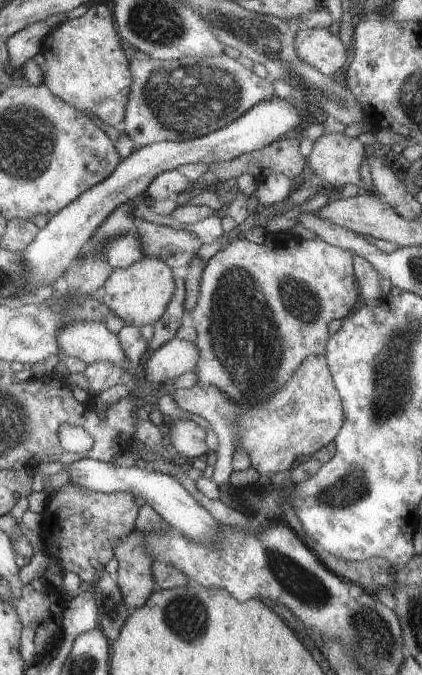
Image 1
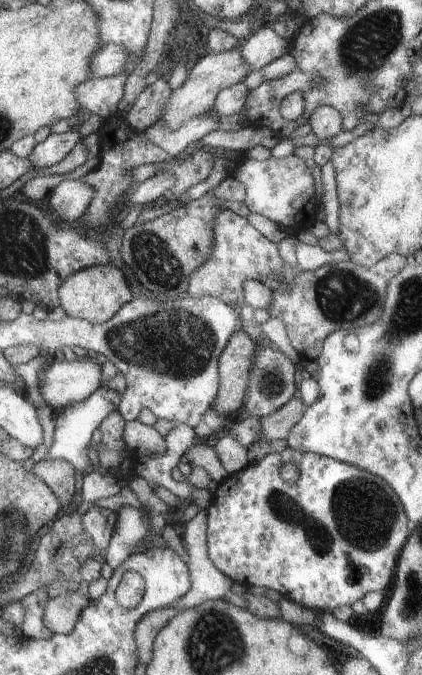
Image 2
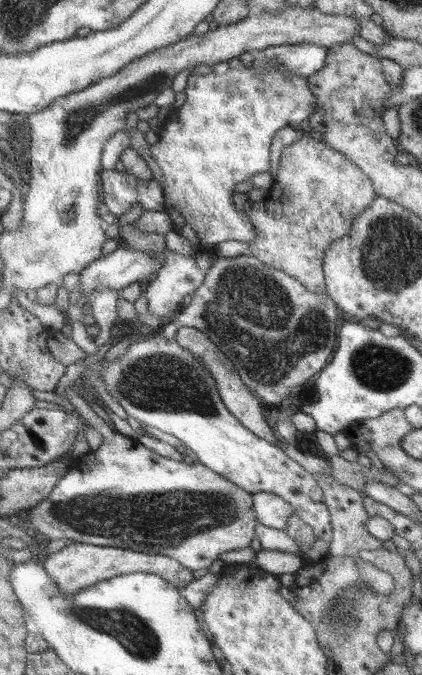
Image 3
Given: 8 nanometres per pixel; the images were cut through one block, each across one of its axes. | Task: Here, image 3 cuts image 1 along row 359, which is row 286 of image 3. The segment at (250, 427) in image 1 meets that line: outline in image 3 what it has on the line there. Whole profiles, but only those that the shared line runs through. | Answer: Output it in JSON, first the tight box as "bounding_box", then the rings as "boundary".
{"bounding_box":[247,133,378,294],"boundary":[[[304,133],[302,138],[298,141],[286,145],[282,149],[282,156],[278,164],[278,172],[276,172],[276,179],[272,185],[269,196],[264,200],[264,202],[251,202],[250,210],[247,211],[247,216],[256,228],[258,236],[254,242],[249,244],[249,250],[247,255],[252,256],[256,259],[260,259],[267,266],[273,267],[276,270],[282,270],[286,272],[289,276],[292,276],[294,279],[297,279],[303,286],[309,288],[310,291],[313,291],[315,294],[326,294],[327,287],[325,286],[325,275],[323,272],[323,255],[327,250],[327,247],[333,242],[337,242],[338,239],[344,238],[346,234],[349,234],[351,231],[352,223],[365,211],[373,205],[373,202],[376,201],[378,195],[376,195],[375,188],[373,187],[370,178],[364,173],[356,164],[354,164],[345,154],[342,154],[341,151],[331,147],[329,143],[322,140],[318,135],[312,133]]]}

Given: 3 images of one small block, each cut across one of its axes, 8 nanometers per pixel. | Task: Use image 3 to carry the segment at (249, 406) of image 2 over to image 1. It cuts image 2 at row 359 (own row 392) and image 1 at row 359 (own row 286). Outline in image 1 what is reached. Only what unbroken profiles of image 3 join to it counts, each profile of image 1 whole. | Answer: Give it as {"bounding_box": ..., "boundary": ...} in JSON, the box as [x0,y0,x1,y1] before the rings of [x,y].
{"bounding_box":[189,234,360,404],"boundary":[[[266,234],[264,238],[264,243],[262,244],[253,244],[249,242],[244,237],[235,238],[232,242],[226,245],[225,248],[221,249],[217,254],[212,256],[207,264],[205,265],[204,271],[201,275],[200,280],[200,289],[198,301],[196,302],[196,306],[194,306],[194,310],[190,312],[189,321],[196,328],[196,334],[198,338],[196,338],[195,344],[198,346],[198,350],[201,351],[201,361],[198,362],[197,369],[194,371],[196,376],[198,377],[198,385],[199,386],[216,386],[218,390],[224,390],[224,394],[230,398],[230,400],[234,400],[234,402],[238,402],[238,404],[256,404],[256,402],[264,402],[266,398],[270,398],[278,388],[282,388],[292,376],[294,376],[294,372],[298,370],[298,366],[311,355],[323,356],[326,353],[326,346],[329,343],[330,332],[328,332],[328,324],[334,320],[334,318],[338,318],[339,322],[344,321],[353,311],[354,306],[358,304],[358,300],[360,300],[360,296],[358,296],[358,290],[356,290],[356,280],[354,280],[354,274],[352,274],[352,252],[348,252],[348,250],[343,250],[342,248],[331,246],[329,243],[326,243],[324,239],[314,238],[314,240],[304,240],[302,237],[290,236],[290,234],[276,234],[276,236],[270,236]]]}

